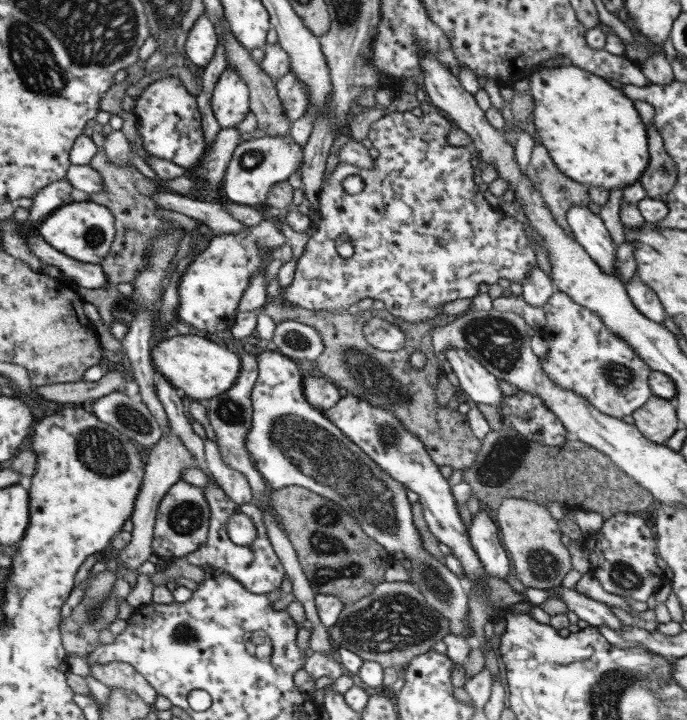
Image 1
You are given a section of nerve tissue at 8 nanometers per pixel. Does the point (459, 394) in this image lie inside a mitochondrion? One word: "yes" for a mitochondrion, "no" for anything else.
no

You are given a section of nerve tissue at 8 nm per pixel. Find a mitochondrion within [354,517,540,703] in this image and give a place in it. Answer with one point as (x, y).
(440, 591)

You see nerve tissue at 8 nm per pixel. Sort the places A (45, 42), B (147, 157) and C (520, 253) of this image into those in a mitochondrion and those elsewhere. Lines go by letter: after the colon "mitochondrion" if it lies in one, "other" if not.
A: mitochondrion
B: other
C: other

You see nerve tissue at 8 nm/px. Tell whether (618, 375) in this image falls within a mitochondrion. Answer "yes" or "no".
yes

